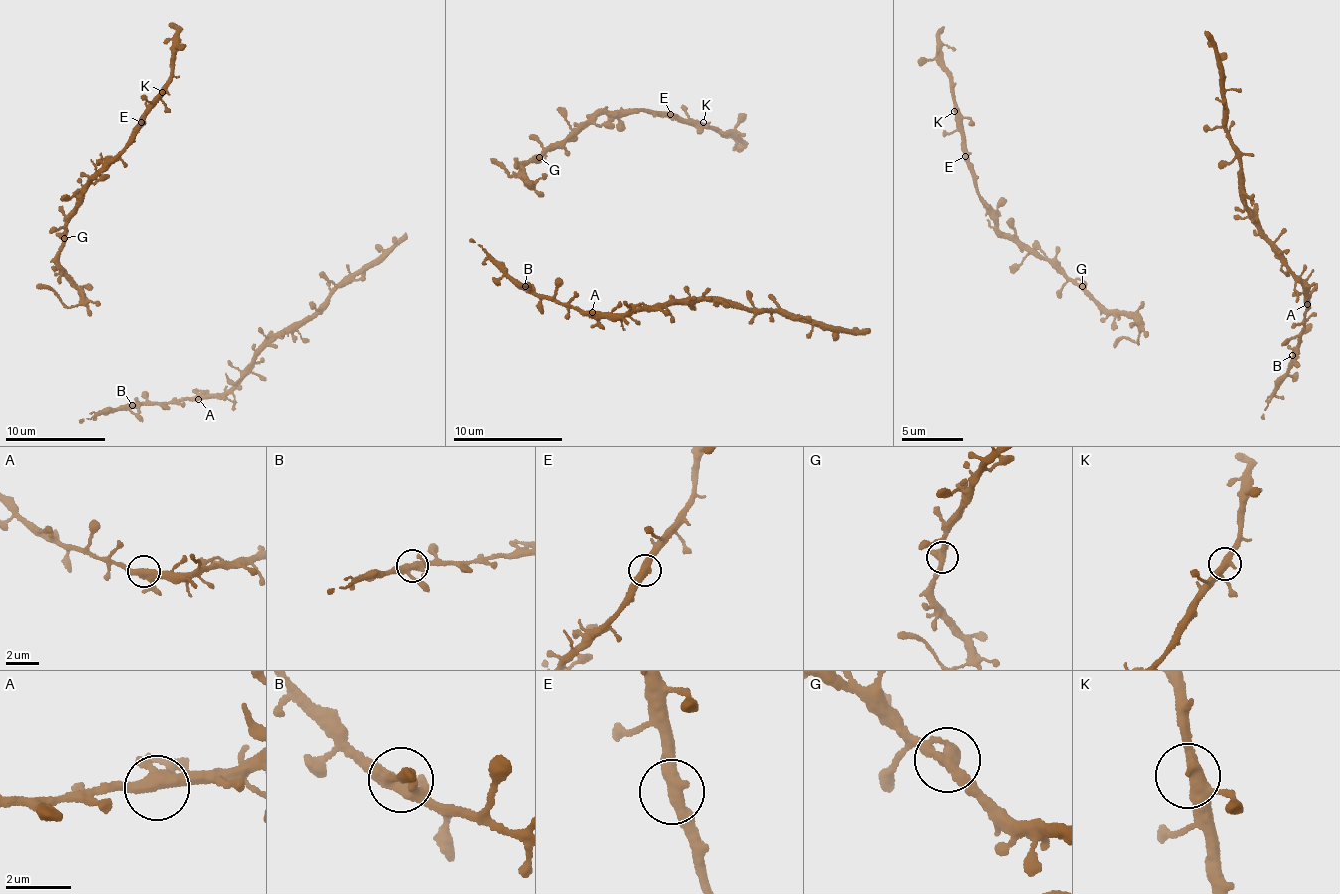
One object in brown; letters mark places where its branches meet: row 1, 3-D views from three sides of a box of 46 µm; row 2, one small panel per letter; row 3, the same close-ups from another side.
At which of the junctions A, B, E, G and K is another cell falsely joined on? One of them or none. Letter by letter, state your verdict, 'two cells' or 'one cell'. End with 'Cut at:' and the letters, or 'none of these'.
A: one cell
B: one cell
E: one cell
G: one cell
K: one cell
Cut at: none of these

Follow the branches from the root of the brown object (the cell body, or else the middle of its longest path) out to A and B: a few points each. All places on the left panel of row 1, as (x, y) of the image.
A: (91, 412), (98, 415), (146, 402), (198, 399)
B: (91, 412), (98, 415), (132, 405)

